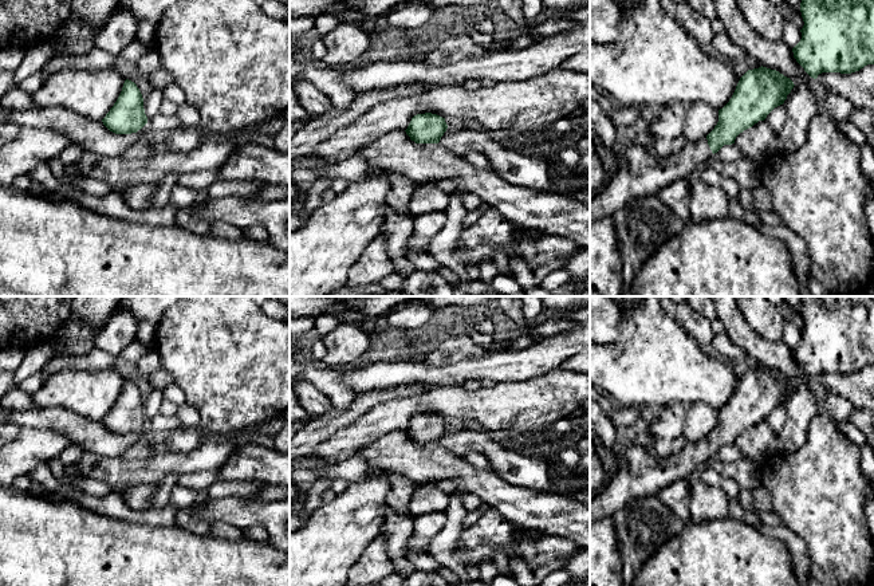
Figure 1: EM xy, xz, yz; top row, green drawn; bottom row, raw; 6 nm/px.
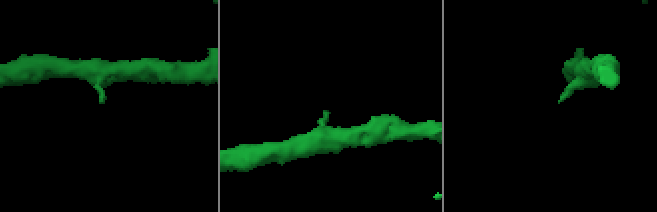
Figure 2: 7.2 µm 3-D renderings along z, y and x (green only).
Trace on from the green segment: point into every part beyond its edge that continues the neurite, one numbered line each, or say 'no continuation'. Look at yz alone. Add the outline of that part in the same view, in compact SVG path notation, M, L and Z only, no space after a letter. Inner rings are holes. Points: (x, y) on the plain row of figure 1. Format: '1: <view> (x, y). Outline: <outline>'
1: yz (642, 474). Outline: M706 438L688 443L681 451L666 457L631 443L617 475L590 499L590 522L613 516L631 500L660 495L672 483L693 477L712 460L713 453Z

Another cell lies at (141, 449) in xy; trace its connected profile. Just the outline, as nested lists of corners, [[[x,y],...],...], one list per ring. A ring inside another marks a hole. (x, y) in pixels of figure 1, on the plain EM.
[[[149,429],[139,441],[137,441],[134,445],[125,449],[121,457],[125,460],[138,460],[138,459],[150,457],[153,453],[151,444],[155,441],[158,436],[162,434],[168,436],[170,433],[158,433]]]

